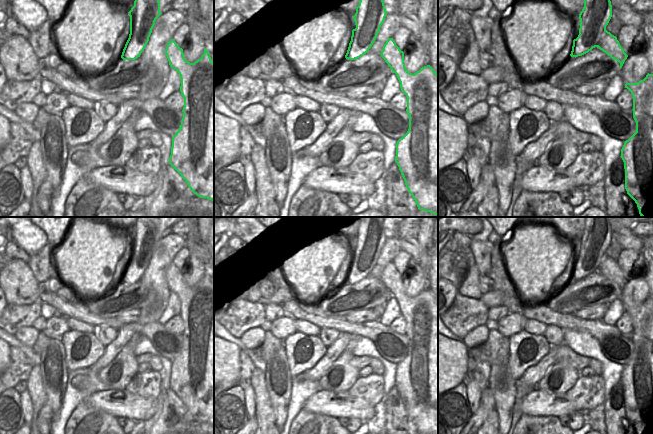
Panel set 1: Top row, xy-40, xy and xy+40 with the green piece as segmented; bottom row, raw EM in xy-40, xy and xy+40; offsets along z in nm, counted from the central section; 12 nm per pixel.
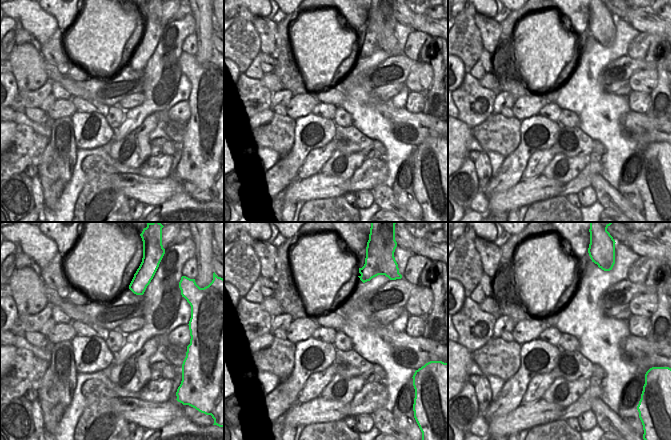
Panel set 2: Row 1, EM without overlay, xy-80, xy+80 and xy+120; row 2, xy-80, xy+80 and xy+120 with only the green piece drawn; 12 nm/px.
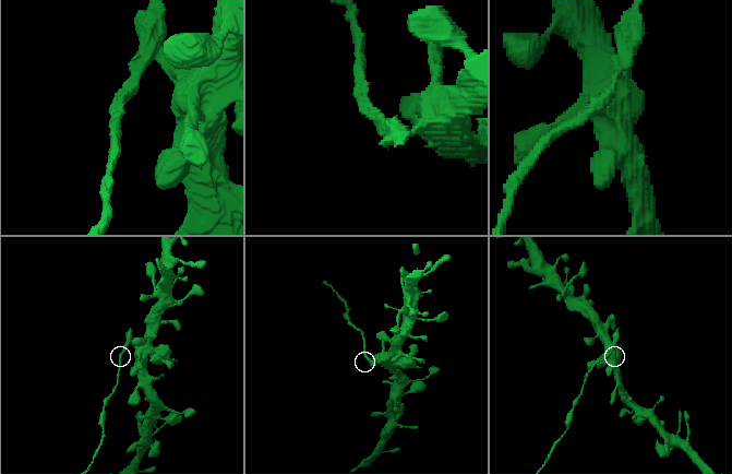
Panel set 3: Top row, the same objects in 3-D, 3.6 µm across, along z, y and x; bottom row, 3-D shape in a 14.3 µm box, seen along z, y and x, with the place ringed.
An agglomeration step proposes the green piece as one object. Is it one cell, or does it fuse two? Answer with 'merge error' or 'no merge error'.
merge error

